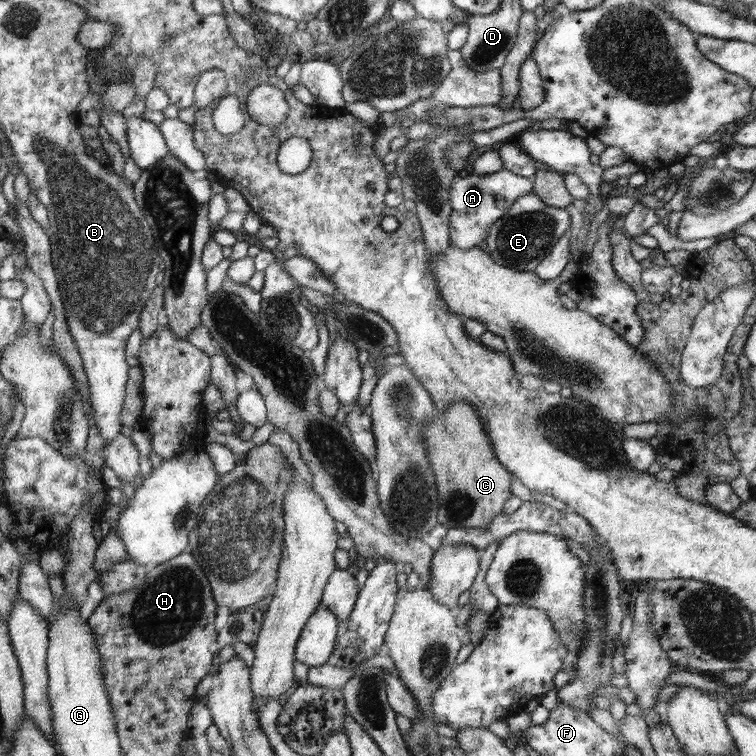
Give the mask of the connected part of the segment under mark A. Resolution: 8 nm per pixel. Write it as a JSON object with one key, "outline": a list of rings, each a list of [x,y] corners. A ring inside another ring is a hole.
{"outline":[[[502,169],[489,175],[472,174],[465,178],[457,175],[448,193],[452,205],[451,222],[449,222],[451,242],[463,249],[483,248],[492,223],[506,214],[518,199],[533,192],[534,181],[510,169]]]}

